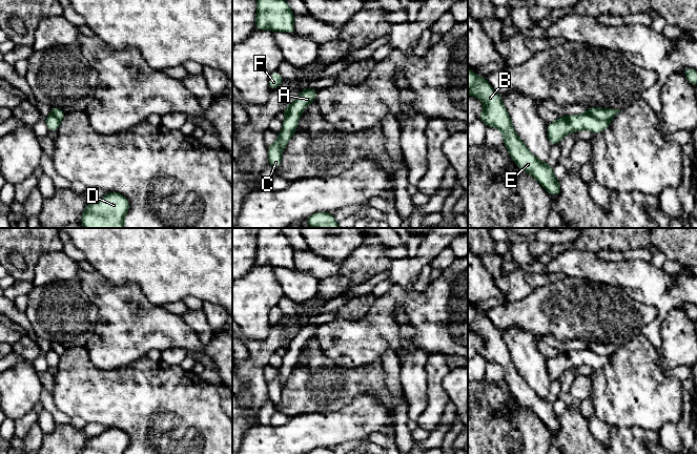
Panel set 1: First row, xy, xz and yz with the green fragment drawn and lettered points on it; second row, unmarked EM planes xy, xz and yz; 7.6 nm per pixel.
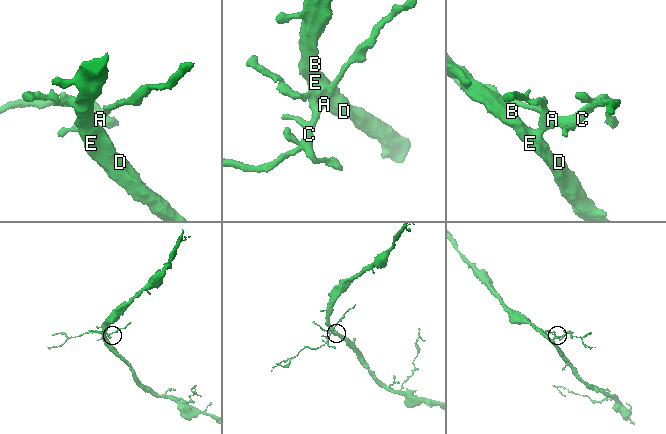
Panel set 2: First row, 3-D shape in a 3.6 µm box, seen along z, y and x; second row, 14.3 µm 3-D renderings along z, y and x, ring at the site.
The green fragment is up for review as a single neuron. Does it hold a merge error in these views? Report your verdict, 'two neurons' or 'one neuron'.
two neurons

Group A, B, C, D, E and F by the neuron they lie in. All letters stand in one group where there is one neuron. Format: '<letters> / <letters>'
A / B C D E F

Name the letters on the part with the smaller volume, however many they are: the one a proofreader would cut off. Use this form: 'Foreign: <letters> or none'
Foreign: A

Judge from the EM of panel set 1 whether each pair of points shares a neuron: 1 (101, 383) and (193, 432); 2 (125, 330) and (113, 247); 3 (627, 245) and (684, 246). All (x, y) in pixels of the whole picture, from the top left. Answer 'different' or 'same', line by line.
1: same
2: different
3: same

